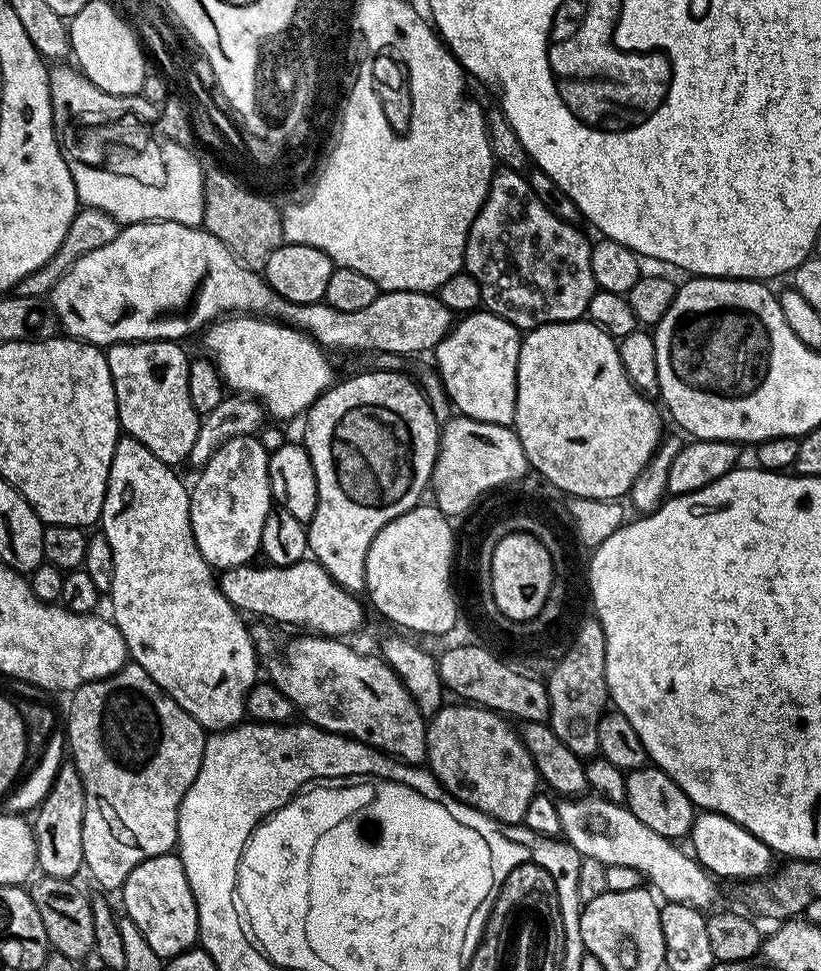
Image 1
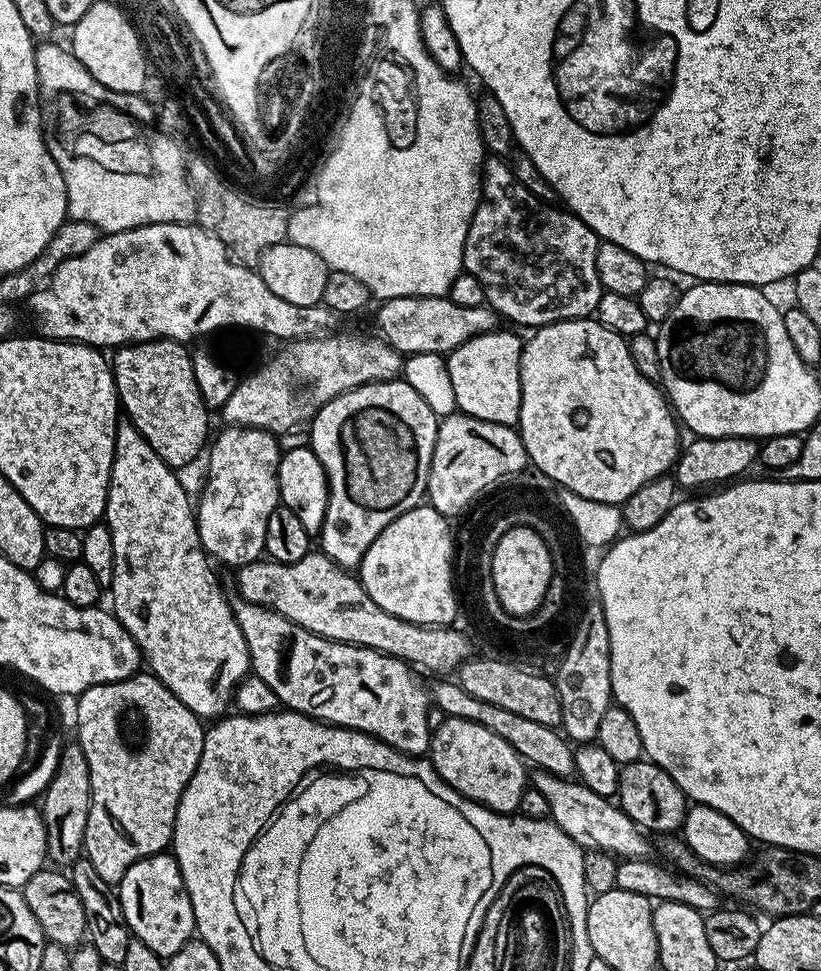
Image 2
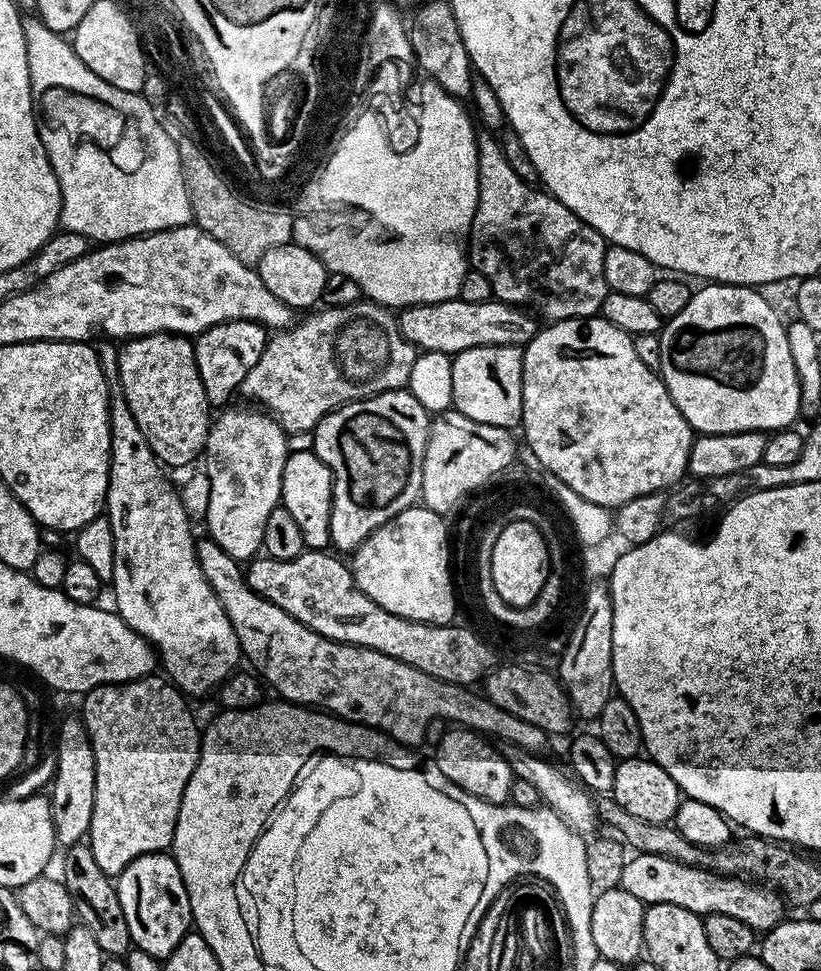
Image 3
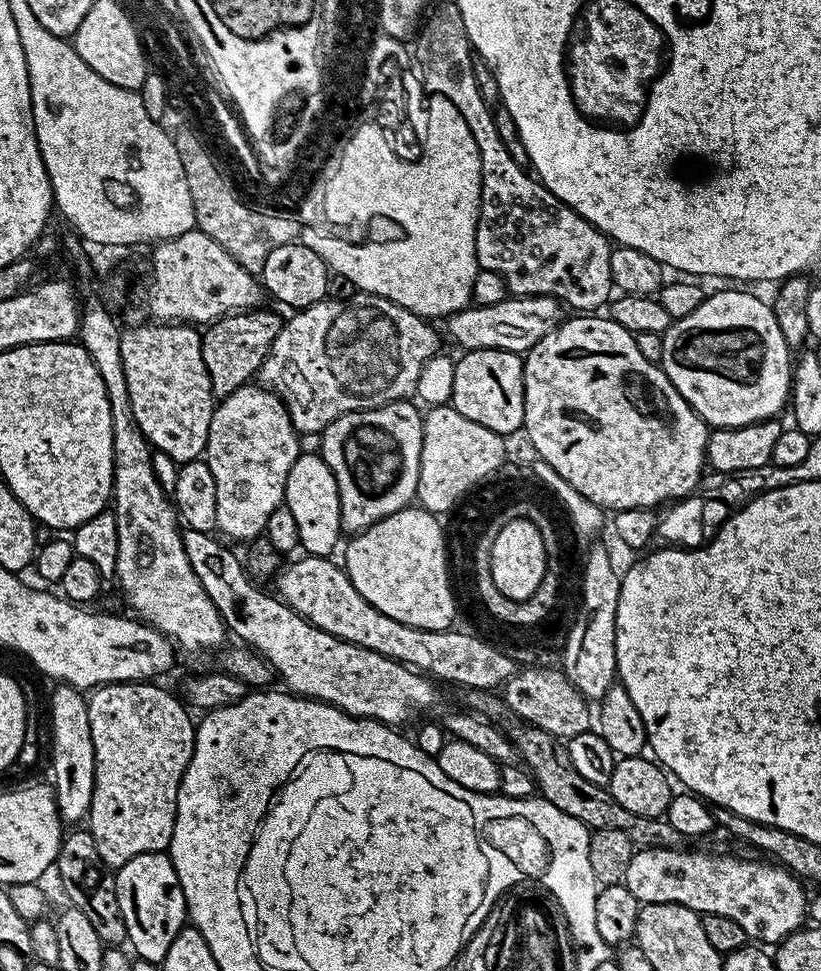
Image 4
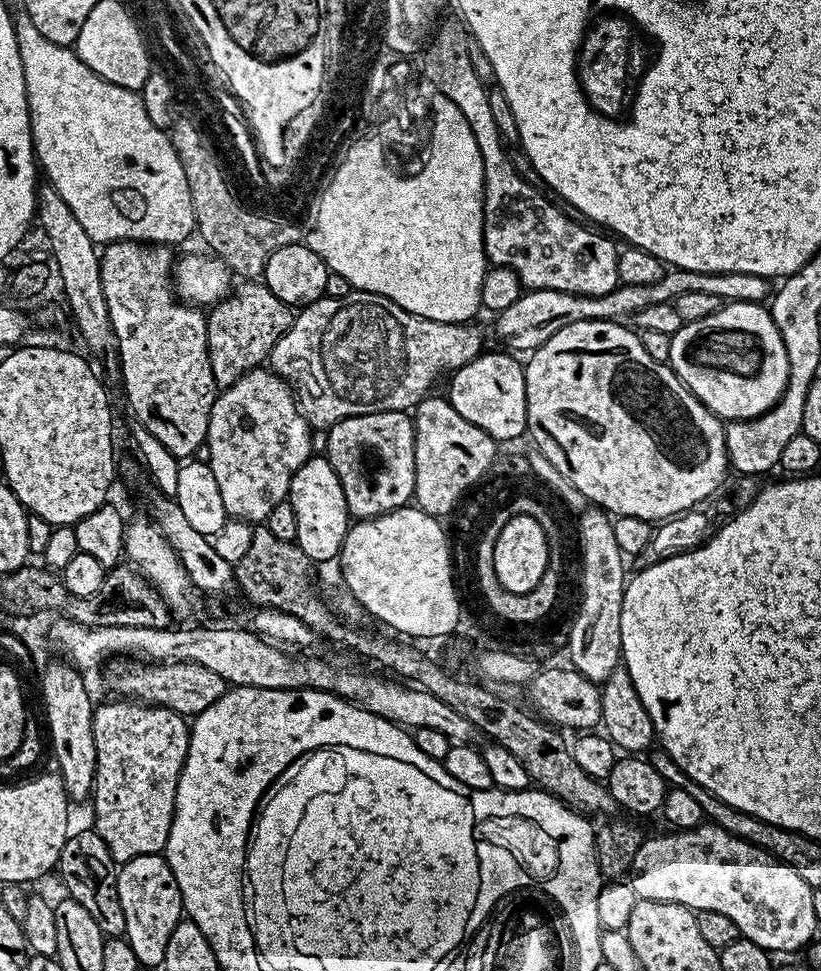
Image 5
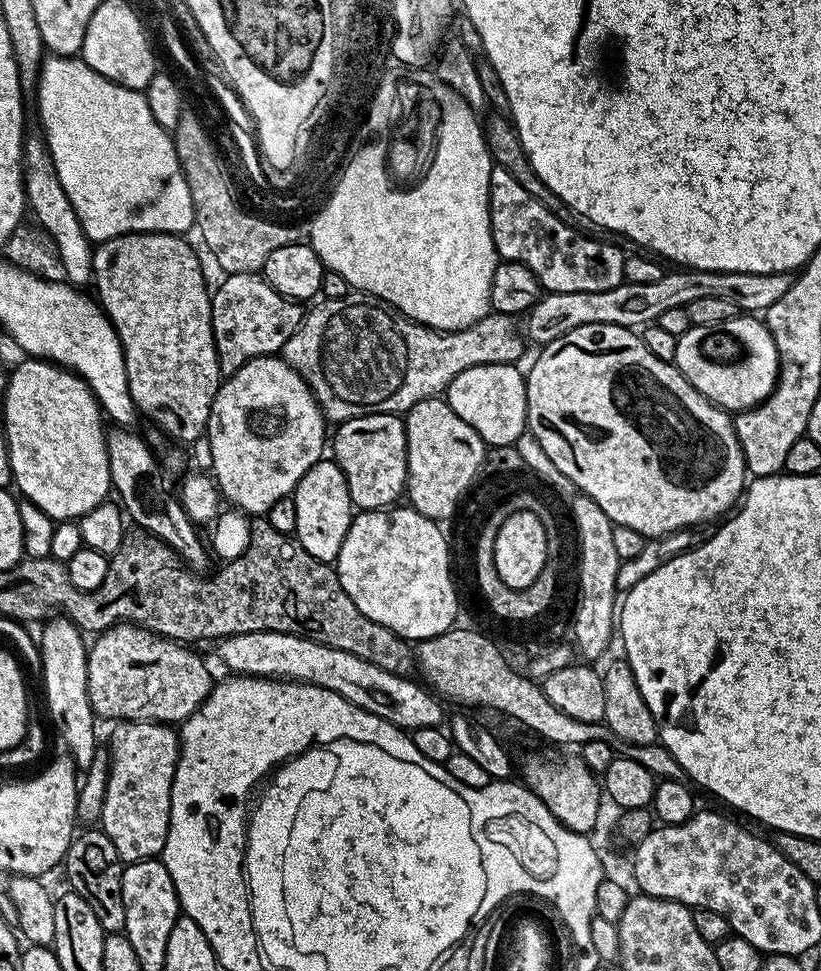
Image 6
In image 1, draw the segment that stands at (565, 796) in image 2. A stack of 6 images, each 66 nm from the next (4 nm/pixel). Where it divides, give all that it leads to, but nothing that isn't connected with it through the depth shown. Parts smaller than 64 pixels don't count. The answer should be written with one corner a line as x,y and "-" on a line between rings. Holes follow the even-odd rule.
585,794
557,799
556,806
558,819
562,821
563,839
580,857
596,858
607,866
630,866
630,870
638,870
640,877
661,897
665,896
665,901
689,904
691,908
701,910
713,907
711,904
716,900
717,881
708,869
703,868
700,861
687,851
684,853
673,841
662,838
662,834
654,834
650,826
638,822
638,818
634,818
634,814
624,804
603,800
595,794

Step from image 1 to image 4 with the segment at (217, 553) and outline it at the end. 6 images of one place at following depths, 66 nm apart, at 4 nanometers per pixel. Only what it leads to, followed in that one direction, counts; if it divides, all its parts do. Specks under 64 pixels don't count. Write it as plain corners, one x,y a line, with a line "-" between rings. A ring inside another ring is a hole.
255,383
234,390
213,407
206,461
214,476
216,528
221,537
252,542
263,533
270,514
284,503
290,466
302,454
299,439
280,397

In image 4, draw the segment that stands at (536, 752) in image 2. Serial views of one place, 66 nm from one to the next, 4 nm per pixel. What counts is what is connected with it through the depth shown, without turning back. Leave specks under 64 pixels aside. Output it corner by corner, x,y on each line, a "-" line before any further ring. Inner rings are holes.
187,527
182,535
190,567
224,619
225,629
231,635
233,632
241,645
260,653
287,691
389,726
401,726
435,702
436,684
427,675
374,650
331,636
313,627
272,592
259,592
241,557
236,557
227,543
211,540
209,533

